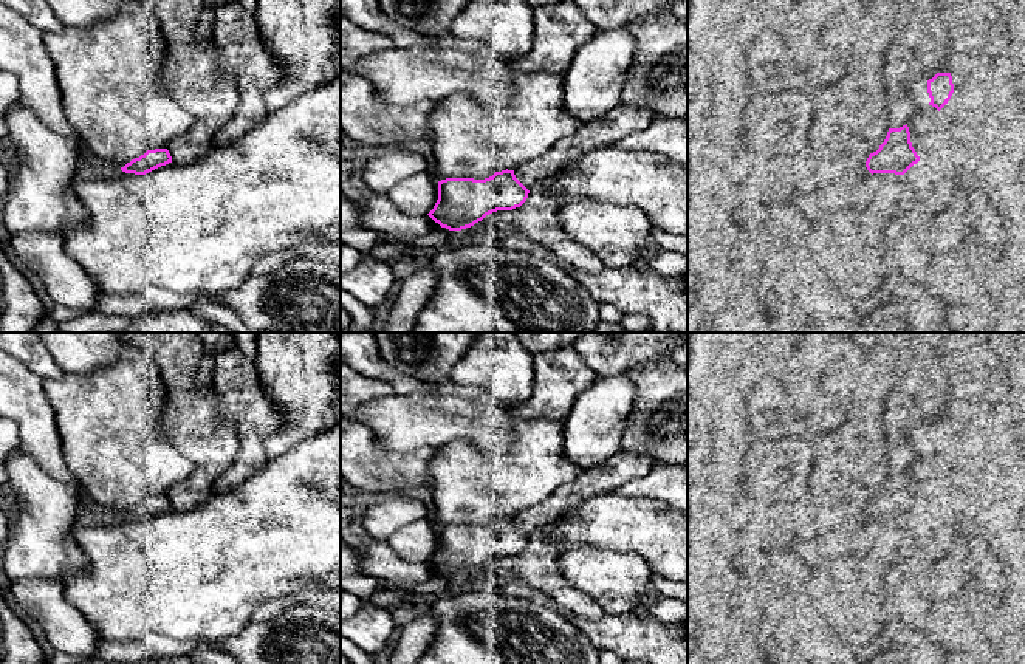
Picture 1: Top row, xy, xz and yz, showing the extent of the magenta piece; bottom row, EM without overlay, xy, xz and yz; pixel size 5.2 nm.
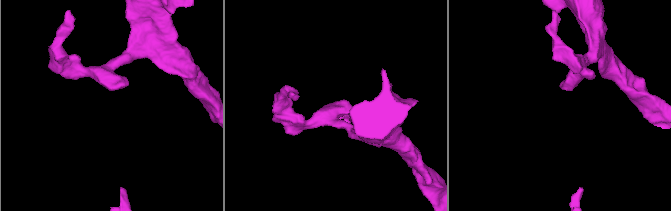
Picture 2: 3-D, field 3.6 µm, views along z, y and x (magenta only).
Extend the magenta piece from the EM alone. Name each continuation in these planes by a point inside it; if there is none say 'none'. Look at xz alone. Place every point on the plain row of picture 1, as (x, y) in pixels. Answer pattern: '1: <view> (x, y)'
none

